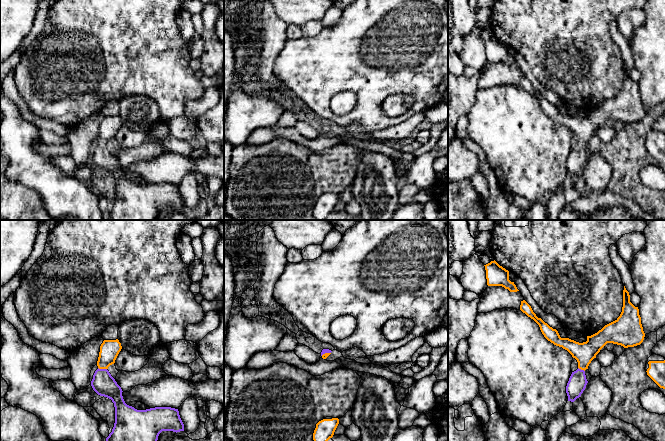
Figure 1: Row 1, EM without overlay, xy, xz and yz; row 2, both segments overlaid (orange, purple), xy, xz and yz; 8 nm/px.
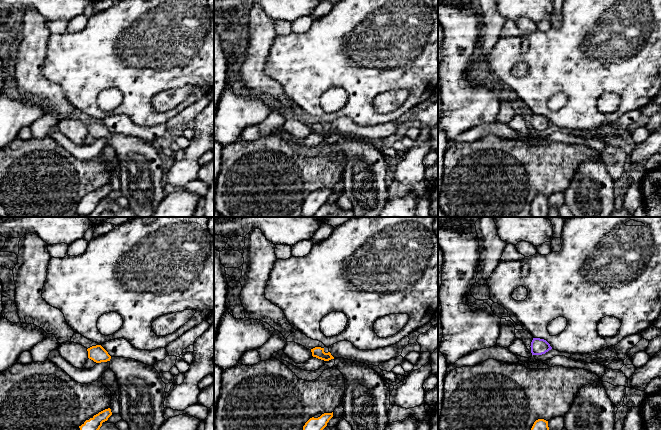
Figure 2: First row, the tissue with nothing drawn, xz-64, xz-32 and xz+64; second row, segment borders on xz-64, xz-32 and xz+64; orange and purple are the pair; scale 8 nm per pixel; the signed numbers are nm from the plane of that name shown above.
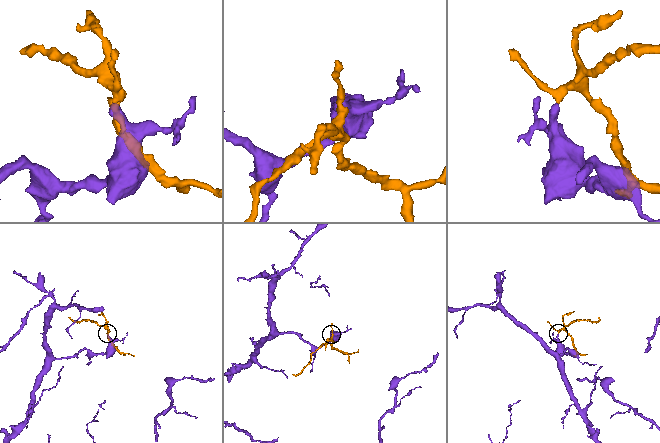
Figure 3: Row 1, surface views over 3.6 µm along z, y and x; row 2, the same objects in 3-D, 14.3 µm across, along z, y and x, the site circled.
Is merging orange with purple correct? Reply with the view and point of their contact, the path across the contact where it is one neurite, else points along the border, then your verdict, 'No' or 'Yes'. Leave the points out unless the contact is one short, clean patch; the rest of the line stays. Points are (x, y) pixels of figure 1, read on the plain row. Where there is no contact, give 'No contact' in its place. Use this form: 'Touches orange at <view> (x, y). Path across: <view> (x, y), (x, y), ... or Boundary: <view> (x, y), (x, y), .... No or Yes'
Touches orange at xy (102, 144). Path across: xy (109, 125), (102, 144), (103, 159). Yes

